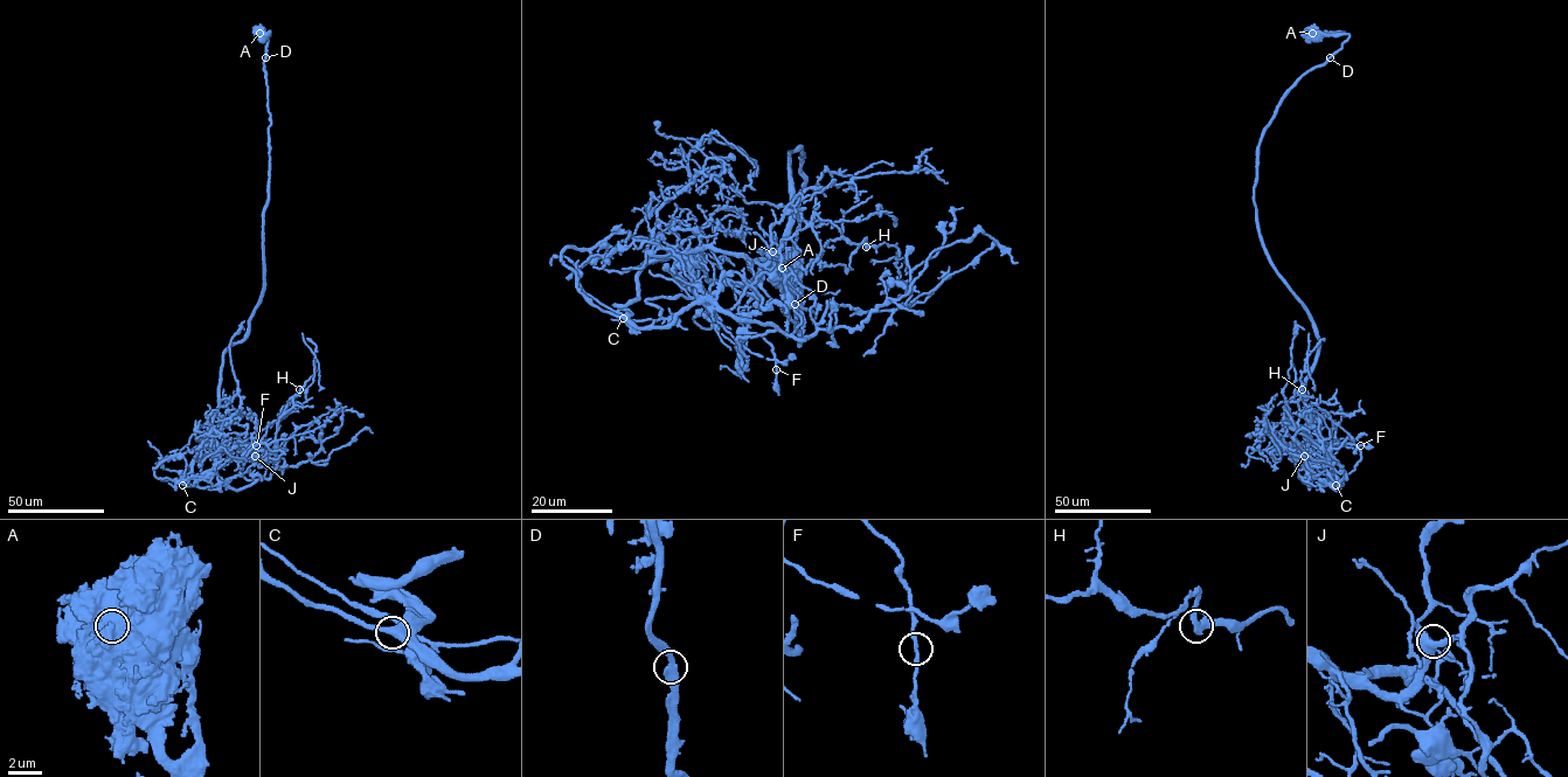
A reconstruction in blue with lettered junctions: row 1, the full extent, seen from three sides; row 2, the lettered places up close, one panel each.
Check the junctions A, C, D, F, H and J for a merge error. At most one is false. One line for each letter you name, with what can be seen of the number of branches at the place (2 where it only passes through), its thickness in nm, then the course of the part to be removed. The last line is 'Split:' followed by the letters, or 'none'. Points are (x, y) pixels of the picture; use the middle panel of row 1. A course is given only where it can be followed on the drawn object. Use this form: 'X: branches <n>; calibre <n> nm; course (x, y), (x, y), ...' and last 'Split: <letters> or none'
A: branches 1; calibre 1650 nm; course (782, 268), (788, 304), (786, 338)
Split: A

